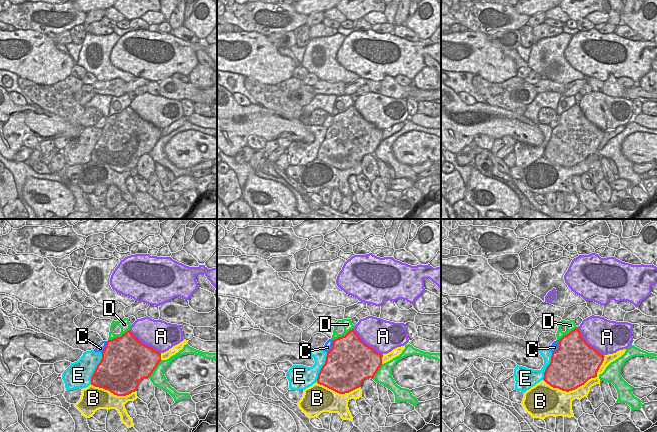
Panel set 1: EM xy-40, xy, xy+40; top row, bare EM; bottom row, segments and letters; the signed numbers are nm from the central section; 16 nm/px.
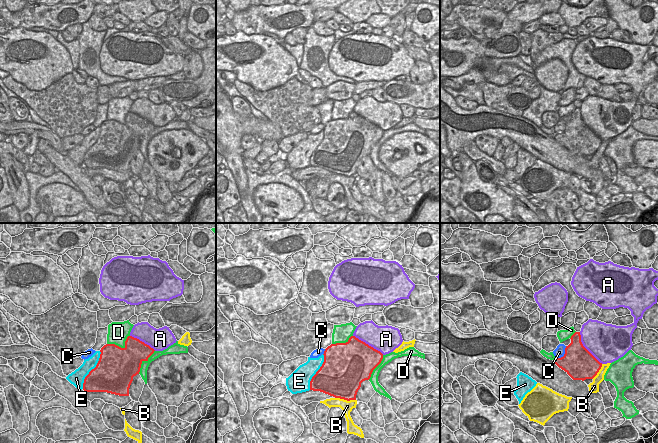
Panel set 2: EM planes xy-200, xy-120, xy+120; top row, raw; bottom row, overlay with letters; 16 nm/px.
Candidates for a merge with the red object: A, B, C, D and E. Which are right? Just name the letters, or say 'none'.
none

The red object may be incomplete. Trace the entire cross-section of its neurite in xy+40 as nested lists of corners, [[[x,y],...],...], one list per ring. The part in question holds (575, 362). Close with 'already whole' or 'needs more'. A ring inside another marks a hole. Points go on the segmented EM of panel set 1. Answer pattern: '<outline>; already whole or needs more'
[[[578,327],[559,340],[559,348],[552,353],[551,362],[544,372],[543,380],[553,388],[572,391],[584,385],[589,379],[597,377],[604,361],[604,355],[586,343]]]; already whole

